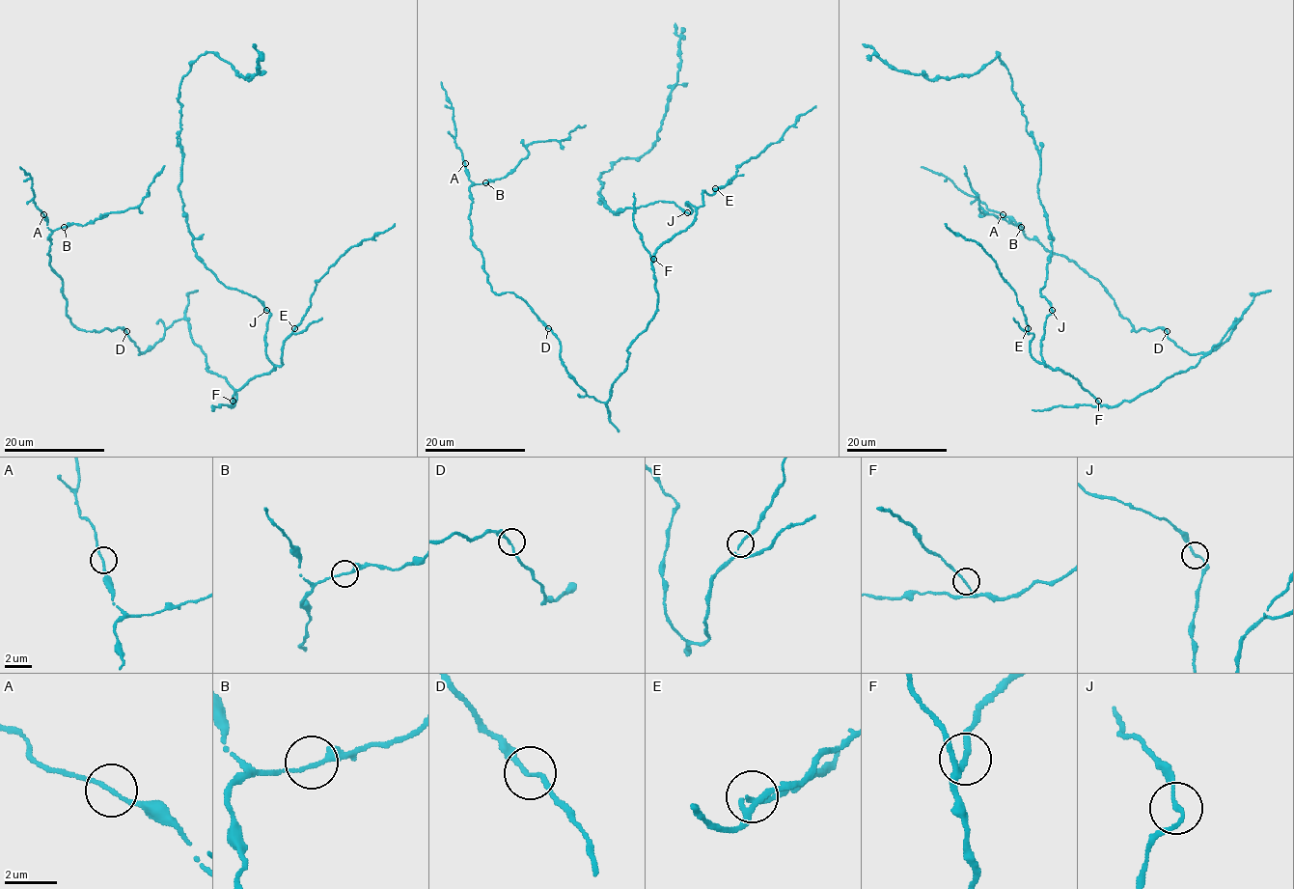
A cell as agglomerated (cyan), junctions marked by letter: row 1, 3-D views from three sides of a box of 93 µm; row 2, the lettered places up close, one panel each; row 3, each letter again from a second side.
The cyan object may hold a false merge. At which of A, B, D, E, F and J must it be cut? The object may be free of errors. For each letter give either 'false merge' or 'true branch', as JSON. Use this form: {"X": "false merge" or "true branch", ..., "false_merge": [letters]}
{"A": "true branch", "B": "true branch", "D": "true branch", "E": "true branch", "F": "true branch", "J": "true branch", "false_merge": []}

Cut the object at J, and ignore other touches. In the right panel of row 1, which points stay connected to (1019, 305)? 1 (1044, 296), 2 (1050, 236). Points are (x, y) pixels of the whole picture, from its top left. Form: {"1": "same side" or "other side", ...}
{"1": "other side", "2": "other side"}

